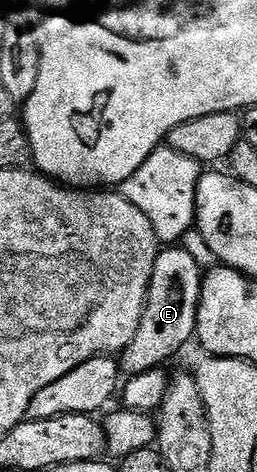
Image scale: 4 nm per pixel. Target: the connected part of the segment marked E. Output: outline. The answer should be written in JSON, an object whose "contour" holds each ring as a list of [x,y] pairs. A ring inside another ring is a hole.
{"contour":[[[172,245],[156,256],[138,333],[118,359],[120,370],[125,376],[141,375],[163,368],[167,359],[174,358],[188,342],[193,342],[202,270],[200,271],[199,261],[182,248],[180,245]]]}

